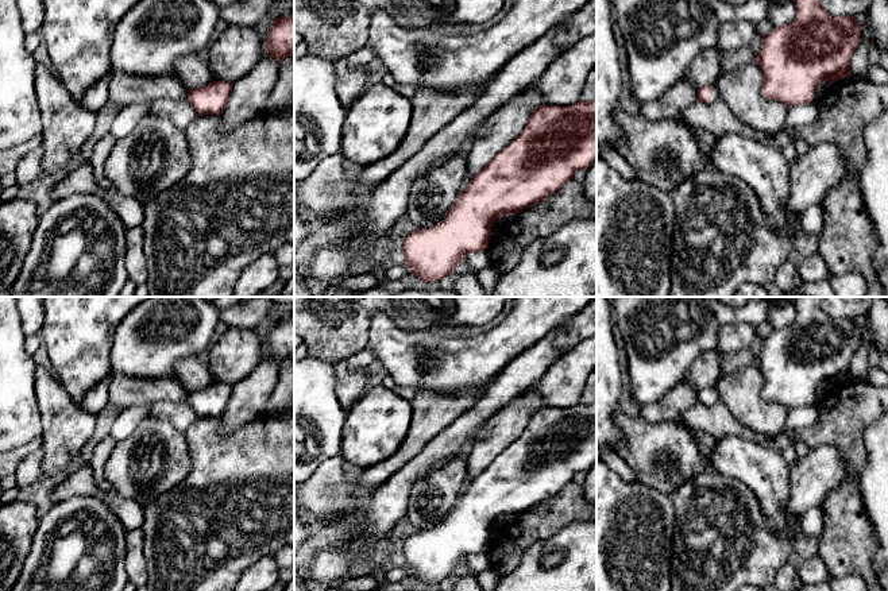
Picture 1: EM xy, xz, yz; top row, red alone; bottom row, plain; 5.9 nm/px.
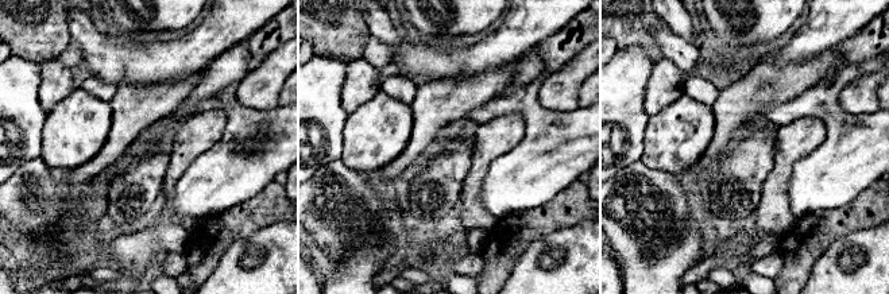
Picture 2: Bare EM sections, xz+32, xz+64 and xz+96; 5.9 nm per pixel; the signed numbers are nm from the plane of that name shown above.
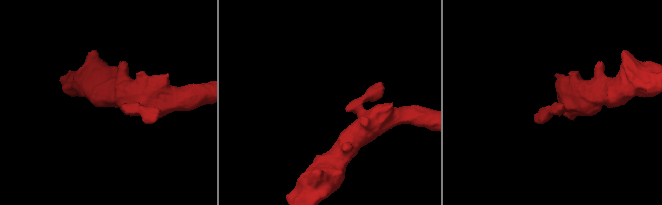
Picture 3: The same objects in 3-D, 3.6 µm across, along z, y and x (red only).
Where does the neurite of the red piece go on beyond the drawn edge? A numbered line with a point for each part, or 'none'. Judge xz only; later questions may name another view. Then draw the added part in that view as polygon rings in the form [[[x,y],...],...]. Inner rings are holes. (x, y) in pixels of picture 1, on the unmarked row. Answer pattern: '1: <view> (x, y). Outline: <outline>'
none

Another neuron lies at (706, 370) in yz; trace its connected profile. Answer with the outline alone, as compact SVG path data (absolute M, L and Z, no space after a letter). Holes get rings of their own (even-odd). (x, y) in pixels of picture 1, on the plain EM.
M707 351L695 359L684 375L684 382L699 391L715 387L722 374L721 351Z

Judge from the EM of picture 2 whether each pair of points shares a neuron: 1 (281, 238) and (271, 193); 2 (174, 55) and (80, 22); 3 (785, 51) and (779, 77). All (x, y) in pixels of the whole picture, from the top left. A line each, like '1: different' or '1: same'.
1: different
2: same
3: different

